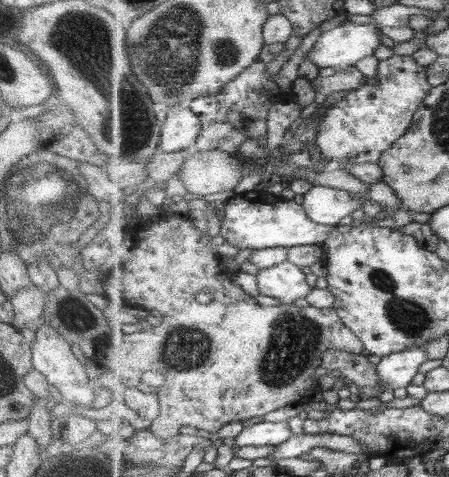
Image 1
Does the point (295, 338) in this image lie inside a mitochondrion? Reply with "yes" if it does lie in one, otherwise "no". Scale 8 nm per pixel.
yes

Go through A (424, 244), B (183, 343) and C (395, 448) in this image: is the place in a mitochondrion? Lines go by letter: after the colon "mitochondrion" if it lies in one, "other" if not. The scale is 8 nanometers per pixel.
A: other
B: mitochondrion
C: other

